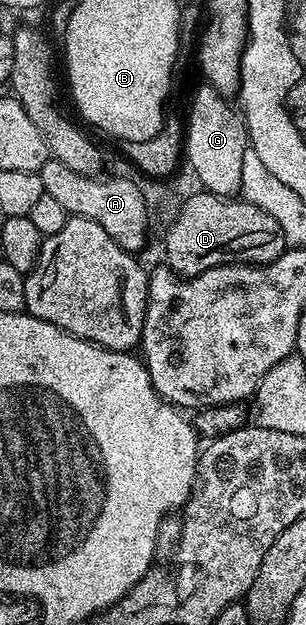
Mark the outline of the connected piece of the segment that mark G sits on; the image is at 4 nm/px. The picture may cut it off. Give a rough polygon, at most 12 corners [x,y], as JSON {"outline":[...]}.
{"outline":[[202,86],[189,104],[184,155],[202,189],[241,191],[249,129]]}

